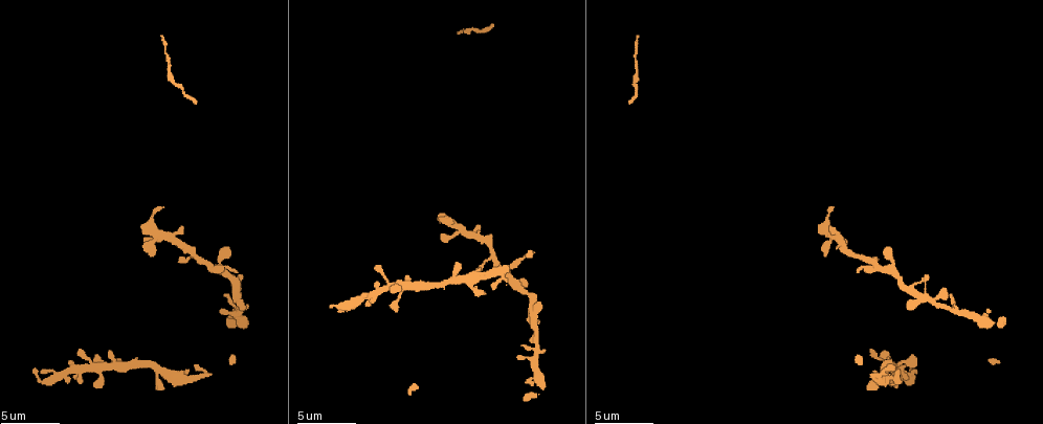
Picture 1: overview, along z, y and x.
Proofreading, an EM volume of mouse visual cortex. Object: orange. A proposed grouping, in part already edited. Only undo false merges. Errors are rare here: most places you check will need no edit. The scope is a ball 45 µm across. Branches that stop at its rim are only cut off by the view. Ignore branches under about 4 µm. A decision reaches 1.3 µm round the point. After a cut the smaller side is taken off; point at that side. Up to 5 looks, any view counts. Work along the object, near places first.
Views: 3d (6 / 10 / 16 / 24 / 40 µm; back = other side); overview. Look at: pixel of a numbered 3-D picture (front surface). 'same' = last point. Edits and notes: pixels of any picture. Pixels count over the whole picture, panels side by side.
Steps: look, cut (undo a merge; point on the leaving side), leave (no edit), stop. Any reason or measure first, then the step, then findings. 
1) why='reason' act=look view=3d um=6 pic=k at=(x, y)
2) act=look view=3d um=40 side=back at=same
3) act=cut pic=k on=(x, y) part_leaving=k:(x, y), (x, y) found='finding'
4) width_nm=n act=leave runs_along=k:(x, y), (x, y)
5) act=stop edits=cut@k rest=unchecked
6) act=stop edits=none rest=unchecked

why='three arms meet' act=look view=3d um=16 pic=1 at=(200, 260)

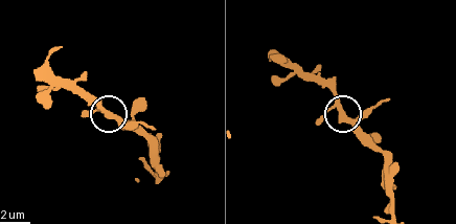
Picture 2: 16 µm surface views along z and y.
width_nm=310 act=leave found='one cell here'

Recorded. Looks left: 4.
why='thick turns thin' act=look view=3d um=10 pic=1 at=(827, 225)

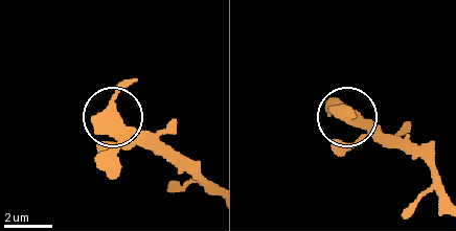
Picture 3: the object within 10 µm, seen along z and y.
act=leave found='continuous, no second cell'

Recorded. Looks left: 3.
why='four or more arms meet' act=look view=3d um=10 pic=1 at=(920, 301)

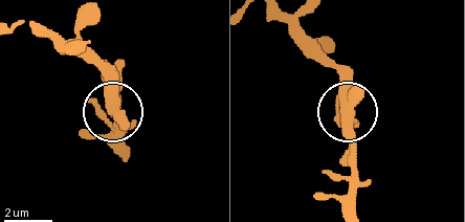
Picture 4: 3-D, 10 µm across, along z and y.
act=look view=3d um=10 side=back pic=4 at=(347, 111)

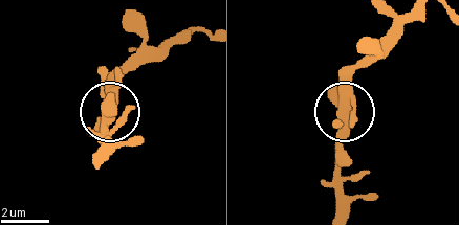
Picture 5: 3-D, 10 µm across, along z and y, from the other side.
side_arm_um=10 act=leave found='continuous, no second cell'

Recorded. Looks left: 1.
act=stop edits=none rest=unchecked

